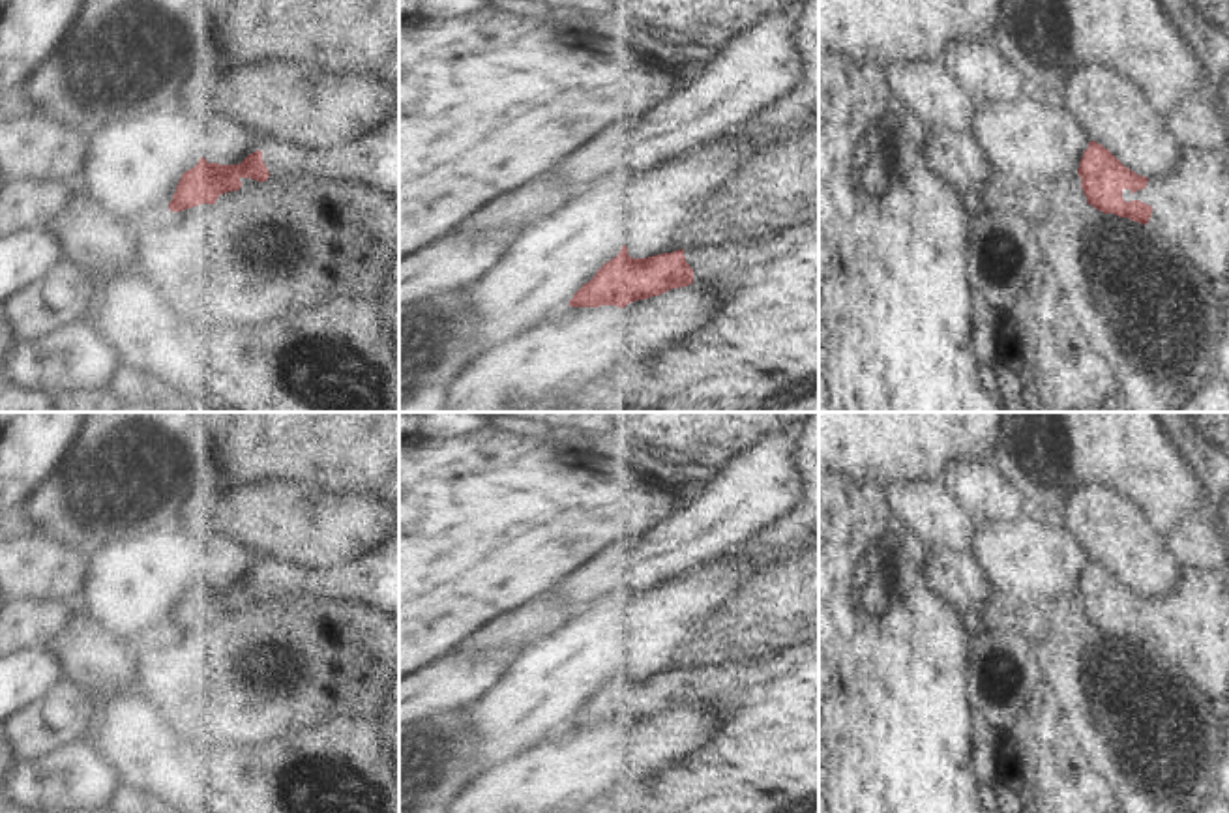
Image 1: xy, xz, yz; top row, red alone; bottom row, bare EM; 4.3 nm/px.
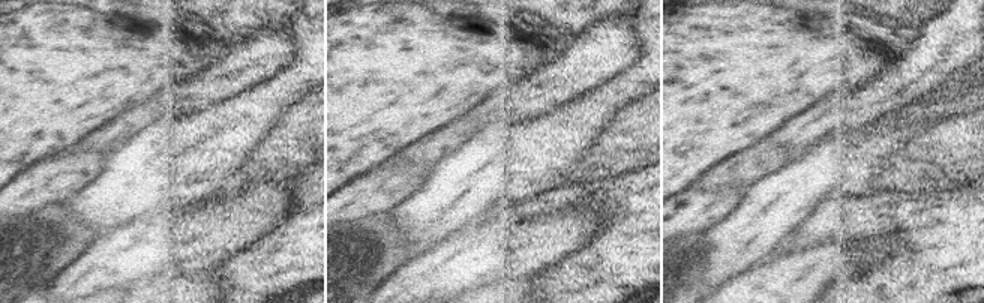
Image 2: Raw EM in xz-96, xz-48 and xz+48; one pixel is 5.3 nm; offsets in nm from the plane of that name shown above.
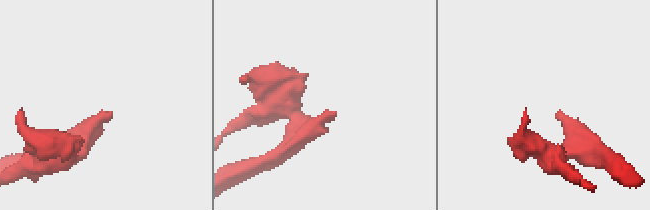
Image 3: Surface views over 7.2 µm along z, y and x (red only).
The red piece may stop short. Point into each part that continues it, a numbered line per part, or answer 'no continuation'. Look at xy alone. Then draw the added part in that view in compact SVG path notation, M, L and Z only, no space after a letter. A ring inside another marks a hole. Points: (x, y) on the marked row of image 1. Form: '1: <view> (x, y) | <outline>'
1: xy (373, 162) | M399 112L369 137L332 152L266 142L262 161L270 176L352 182L399 197Z

